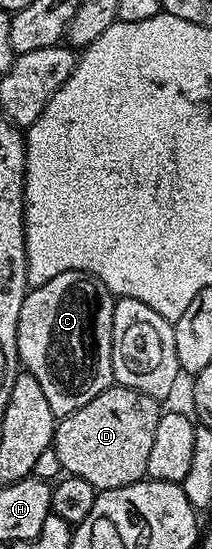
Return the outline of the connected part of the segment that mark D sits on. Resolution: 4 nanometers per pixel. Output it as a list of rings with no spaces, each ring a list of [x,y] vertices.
[[[109,386],[105,392],[98,394],[98,398],[90,398],[90,402],[82,406],[82,410],[59,417],[56,432],[52,435],[51,448],[58,454],[61,469],[68,476],[85,479],[100,492],[137,484],[148,475],[150,445],[154,442],[154,430],[158,426],[161,411],[161,405],[153,396],[147,396],[138,390]]]

